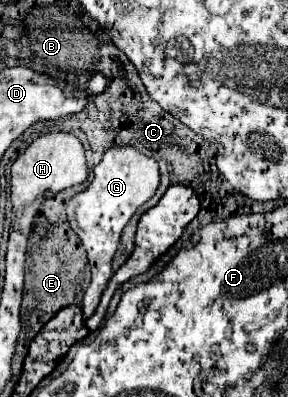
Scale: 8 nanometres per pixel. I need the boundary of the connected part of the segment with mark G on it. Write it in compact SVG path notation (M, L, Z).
M133 146L109 148L105 152L103 160L93 168L93 174L95 176L93 176L89 188L75 194L67 204L67 220L69 220L71 228L75 230L75 234L81 238L81 242L87 250L89 264L91 264L91 284L83 296L83 316L85 318L89 318L95 312L95 308L101 300L101 294L103 294L109 278L113 276L111 260L119 246L121 230L127 226L127 222L135 214L135 210L155 194L159 180L161 180L157 162L151 156L137 152Z

